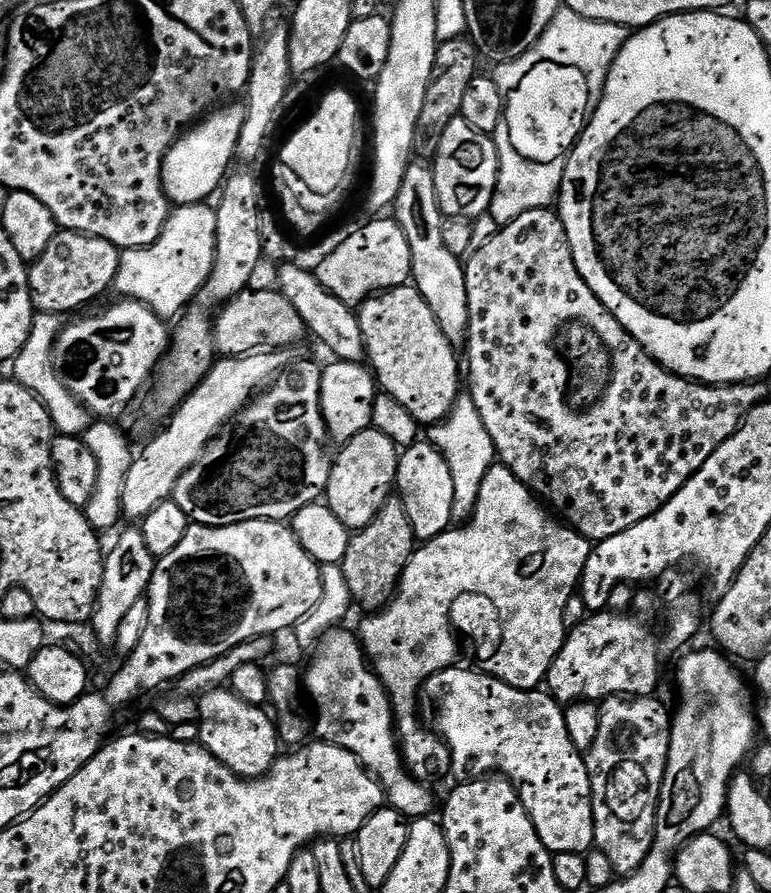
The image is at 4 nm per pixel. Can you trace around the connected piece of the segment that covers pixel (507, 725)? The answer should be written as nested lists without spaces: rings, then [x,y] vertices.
[[[464,667],[447,668],[445,672],[434,674],[422,689],[427,703],[429,700],[436,704],[440,700],[440,688],[444,688],[444,697],[440,700],[438,732],[452,755],[452,776],[457,781],[467,782],[487,777],[488,768],[501,768],[504,771],[501,773],[515,786],[522,806],[526,806],[526,814],[534,822],[538,838],[542,838],[549,852],[587,853],[596,842],[590,774],[585,757],[574,746],[574,742],[570,742],[560,701],[547,691],[515,688],[497,676]]]

